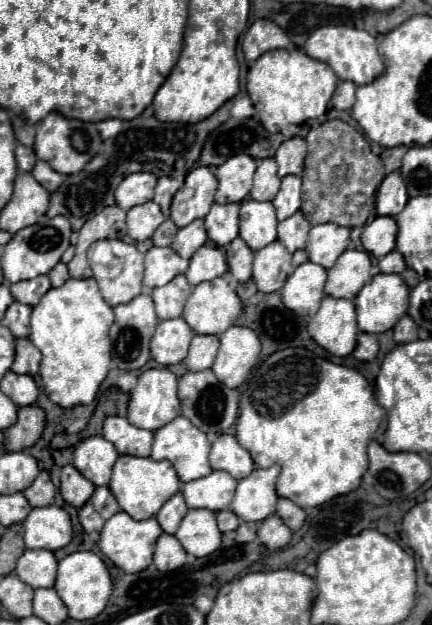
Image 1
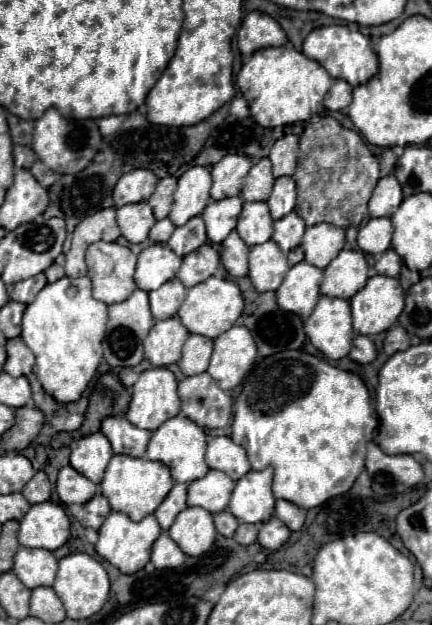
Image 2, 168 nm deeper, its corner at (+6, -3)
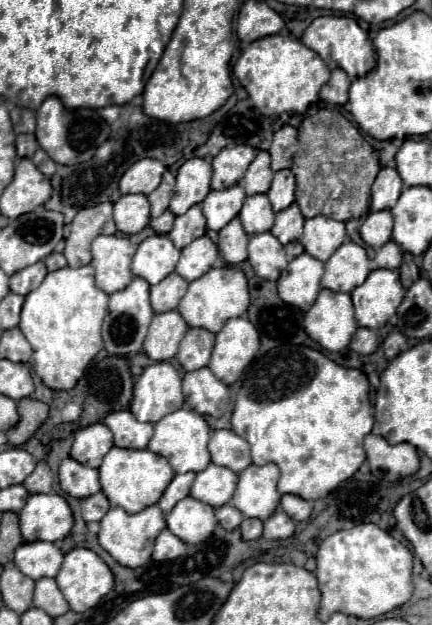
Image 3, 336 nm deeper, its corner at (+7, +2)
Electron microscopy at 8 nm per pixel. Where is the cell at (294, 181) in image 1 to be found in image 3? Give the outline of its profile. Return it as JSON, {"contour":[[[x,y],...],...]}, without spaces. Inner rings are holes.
{"contour":[[[289,169],[277,171],[273,177],[273,183],[271,183],[271,189],[267,191],[273,211],[277,213],[281,209],[287,209],[295,201],[293,193],[295,193],[295,175]]]}

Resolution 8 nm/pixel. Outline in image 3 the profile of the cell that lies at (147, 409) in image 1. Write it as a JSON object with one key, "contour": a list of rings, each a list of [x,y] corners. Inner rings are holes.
{"contour":[[[153,363],[143,369],[141,377],[135,381],[131,413],[139,421],[157,423],[161,417],[183,407],[181,377],[177,369],[167,363]]]}

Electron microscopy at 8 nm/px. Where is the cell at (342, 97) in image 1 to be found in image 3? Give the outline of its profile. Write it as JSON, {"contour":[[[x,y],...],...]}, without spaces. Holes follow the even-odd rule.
{"contour":[[[333,69],[331,79],[321,87],[319,97],[331,105],[345,105],[347,103],[347,91],[349,91],[349,77],[343,69]]]}

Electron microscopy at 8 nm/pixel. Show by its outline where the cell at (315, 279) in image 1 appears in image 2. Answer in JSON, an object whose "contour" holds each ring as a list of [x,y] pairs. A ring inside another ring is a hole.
{"contour":[[[300,262],[292,266],[282,286],[276,290],[278,306],[300,318],[308,318],[320,298],[320,292],[318,292],[320,282],[322,282],[320,268],[310,266],[308,262]]]}

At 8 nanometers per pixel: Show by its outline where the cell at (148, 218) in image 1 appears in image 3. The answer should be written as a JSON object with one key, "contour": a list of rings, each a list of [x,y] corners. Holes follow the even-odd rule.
{"contour":[[[121,195],[117,203],[113,203],[113,219],[121,233],[131,235],[139,233],[149,223],[149,201],[145,195]]]}

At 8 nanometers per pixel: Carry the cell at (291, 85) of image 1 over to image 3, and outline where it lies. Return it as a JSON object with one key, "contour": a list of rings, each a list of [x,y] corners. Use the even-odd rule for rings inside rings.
{"contour":[[[267,35],[253,41],[233,65],[233,75],[247,89],[253,107],[263,115],[281,115],[281,113],[305,113],[311,103],[319,99],[321,85],[329,81],[329,67],[313,49],[305,47],[293,35]]]}

